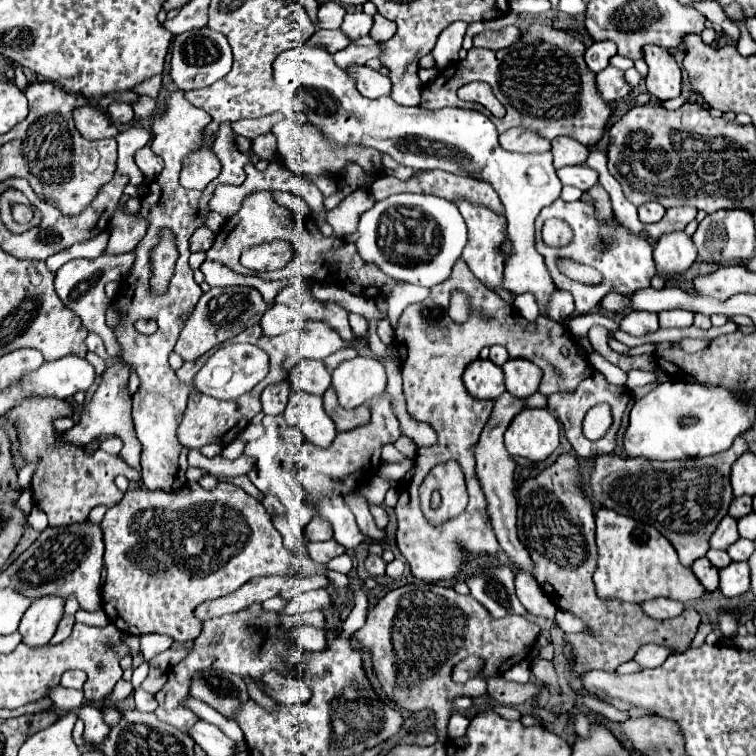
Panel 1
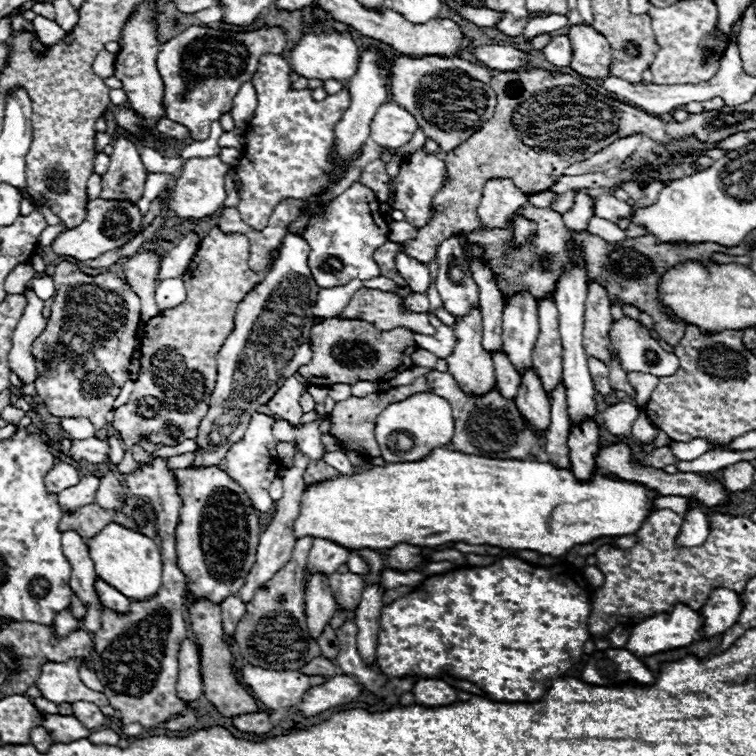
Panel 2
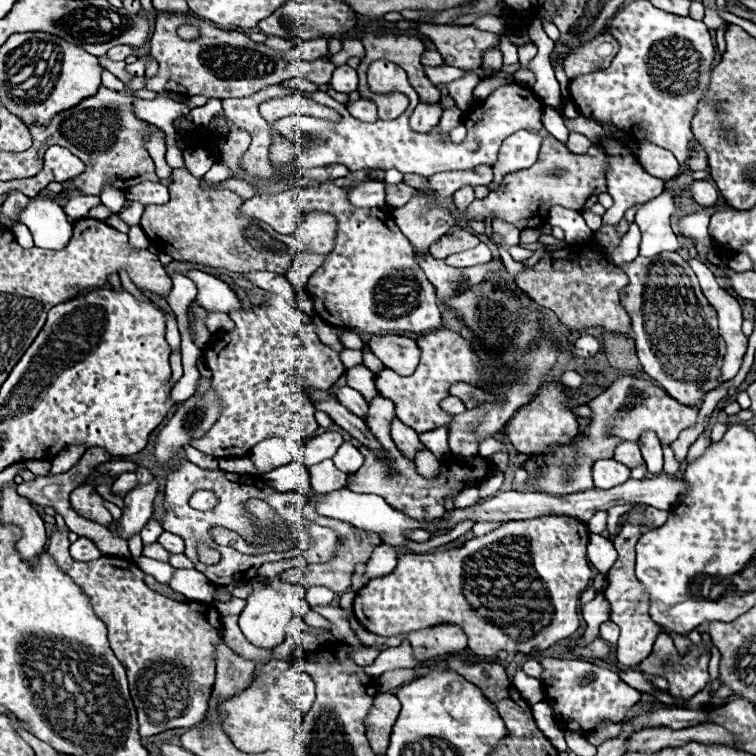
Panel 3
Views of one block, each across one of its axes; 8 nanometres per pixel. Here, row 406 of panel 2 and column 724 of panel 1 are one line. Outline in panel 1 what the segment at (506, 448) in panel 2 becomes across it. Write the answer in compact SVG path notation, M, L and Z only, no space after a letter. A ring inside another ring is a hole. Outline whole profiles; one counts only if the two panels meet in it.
M736 438L726 452L686 462L658 462L622 458L614 454L596 454L596 462L590 472L592 496L604 508L654 526L670 540L670 544L674 544L680 556L680 564L690 568L694 560L708 552L708 542L716 530L716 524L720 524L720 520L728 514L728 506L734 498L730 486L730 468L744 452L748 452L746 440Z

